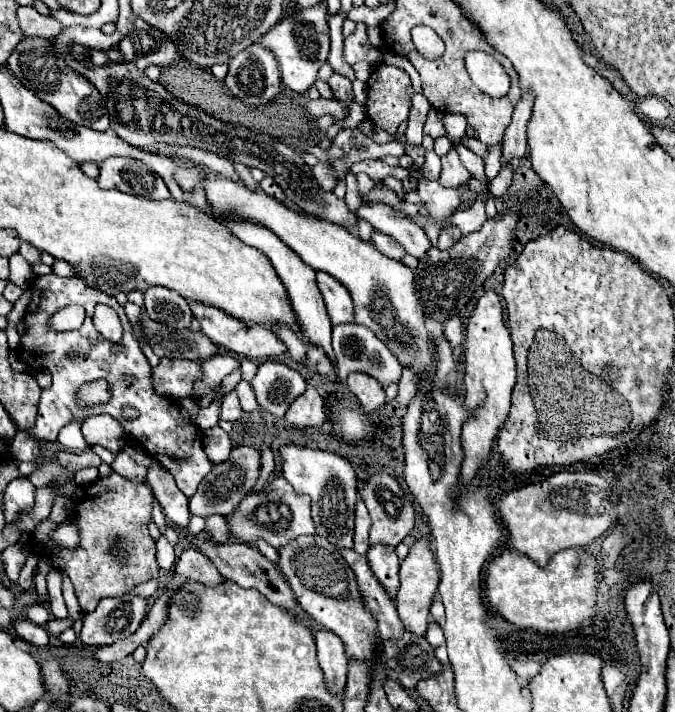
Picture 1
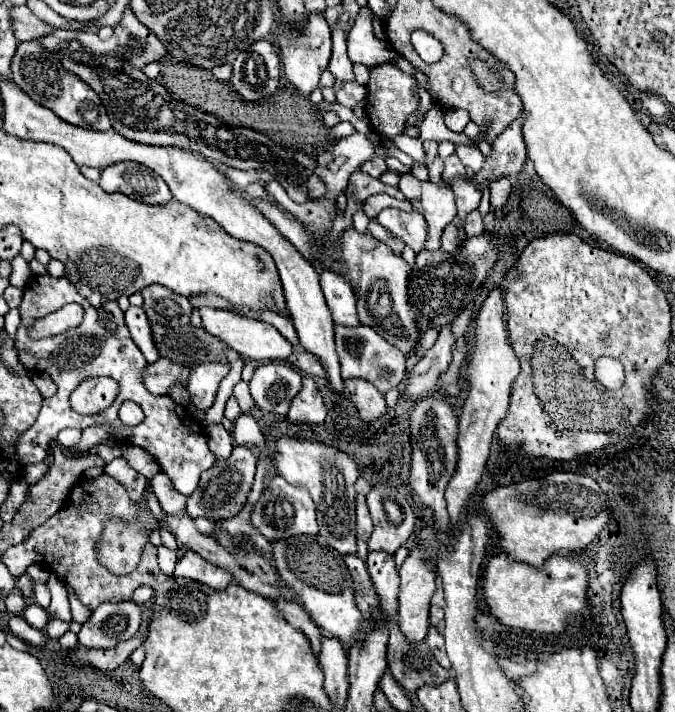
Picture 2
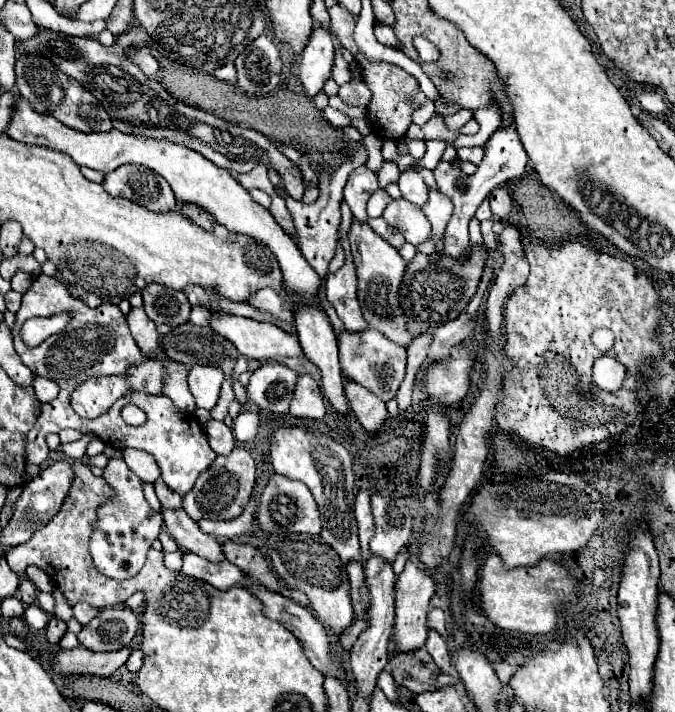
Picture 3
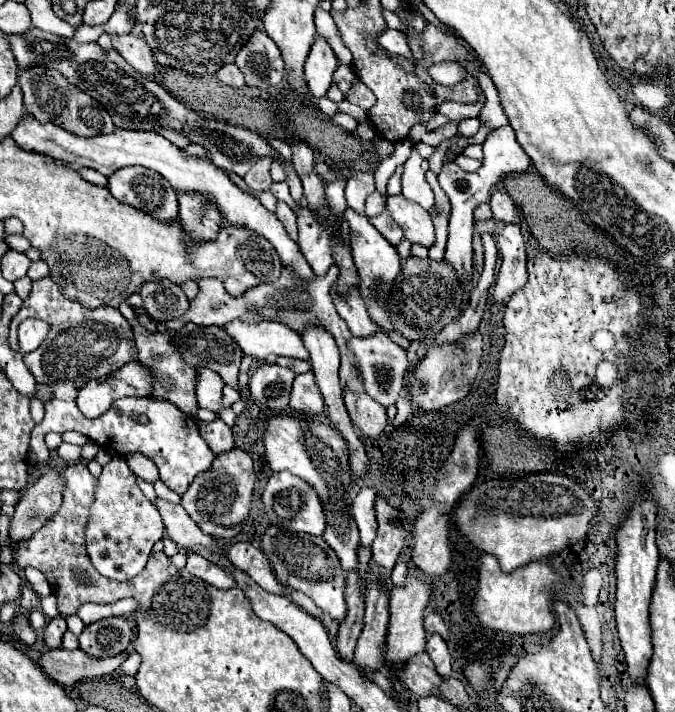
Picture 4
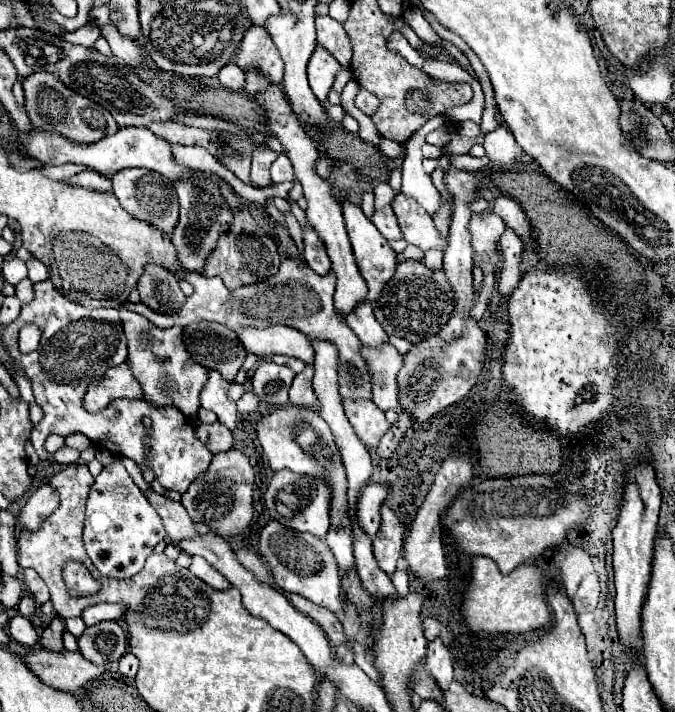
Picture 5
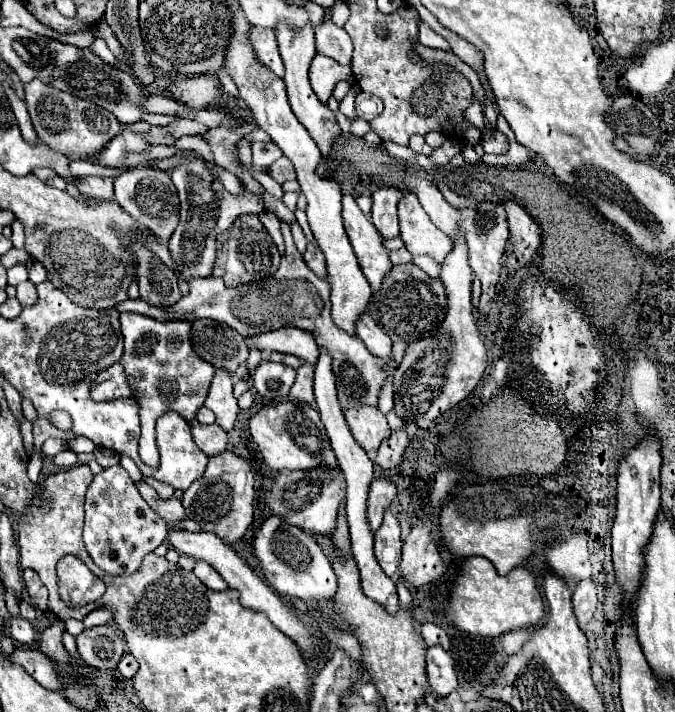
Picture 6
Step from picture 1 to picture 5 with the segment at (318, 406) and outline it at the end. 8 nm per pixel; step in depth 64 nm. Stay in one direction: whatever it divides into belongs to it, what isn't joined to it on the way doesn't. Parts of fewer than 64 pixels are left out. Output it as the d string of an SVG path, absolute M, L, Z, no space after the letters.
M306 366L300 374L296 374L290 386L290 404L318 410L316 394L312 390L312 374L314 374L314 366Z

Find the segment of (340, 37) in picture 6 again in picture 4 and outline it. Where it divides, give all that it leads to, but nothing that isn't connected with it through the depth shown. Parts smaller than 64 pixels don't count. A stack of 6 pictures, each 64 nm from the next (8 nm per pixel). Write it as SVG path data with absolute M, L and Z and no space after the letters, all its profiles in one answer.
M318 8L316 14L314 14L314 22L316 22L318 36L324 38L324 40L330 44L330 48L334 50L336 58L340 60L340 64L350 64L350 62L352 62L352 54L350 54L350 50L346 48L346 44L342 42L340 32L338 32L336 22L334 22L334 18L330 16L330 12L324 12L324 10Z

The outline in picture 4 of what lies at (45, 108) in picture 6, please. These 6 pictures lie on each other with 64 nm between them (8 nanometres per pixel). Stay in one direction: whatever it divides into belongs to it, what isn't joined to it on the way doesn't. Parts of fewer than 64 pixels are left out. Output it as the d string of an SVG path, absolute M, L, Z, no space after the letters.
M32 66L28 70L18 72L18 82L24 92L24 108L30 116L34 116L40 124L42 122L54 122L56 126L76 134L76 136L98 136L98 134L110 134L116 130L110 114L98 106L94 98L84 94L82 90L76 90L76 86L68 84L66 78L62 78L60 72L44 68L44 66Z

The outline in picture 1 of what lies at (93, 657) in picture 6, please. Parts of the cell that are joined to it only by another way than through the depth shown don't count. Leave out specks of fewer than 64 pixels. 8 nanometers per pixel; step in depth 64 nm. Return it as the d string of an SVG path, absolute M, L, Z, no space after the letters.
M124 594L120 598L104 598L98 608L84 618L80 640L84 646L110 646L138 630L146 616L146 598Z

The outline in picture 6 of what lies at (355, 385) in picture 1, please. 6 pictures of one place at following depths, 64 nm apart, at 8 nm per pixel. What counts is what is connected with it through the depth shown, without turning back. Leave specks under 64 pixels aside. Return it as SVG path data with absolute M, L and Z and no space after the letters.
M360 406L356 410L346 410L344 416L350 426L352 436L368 454L374 454L378 450L380 442L390 438L390 434L392 434L384 414L380 414L378 408Z

